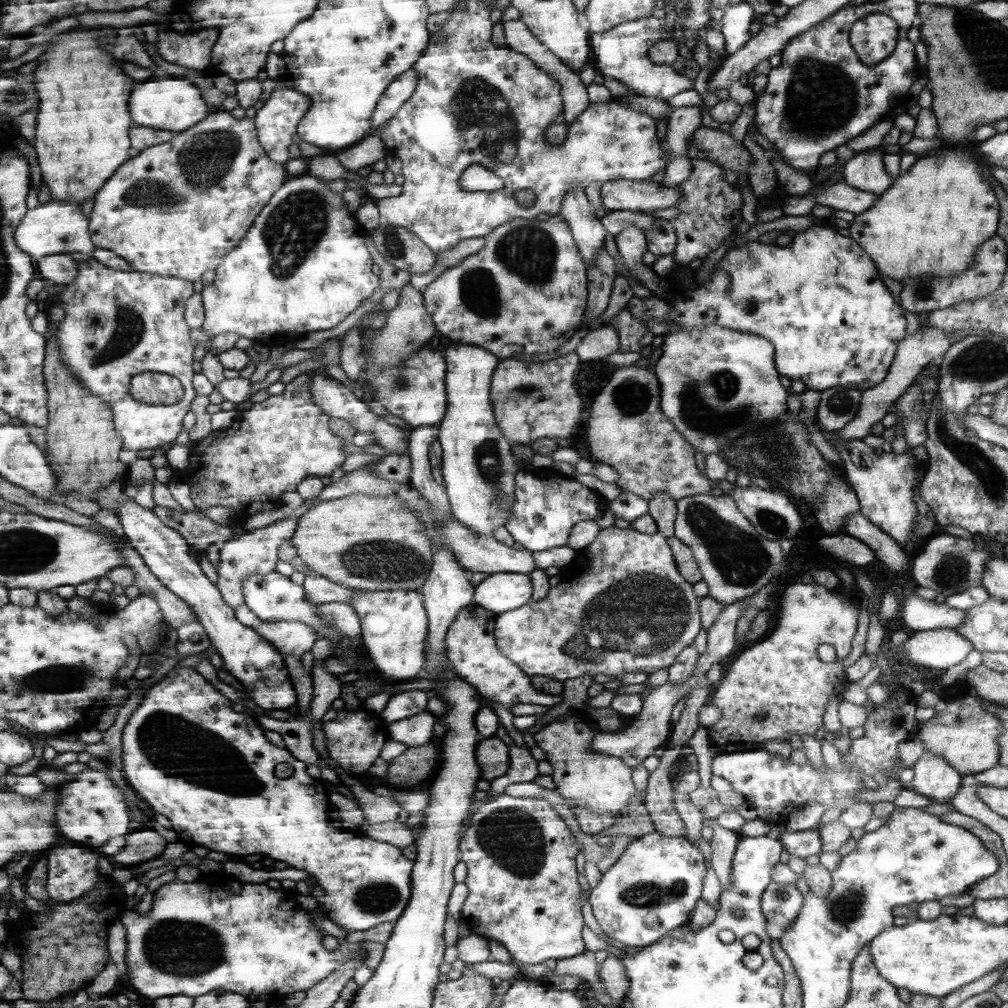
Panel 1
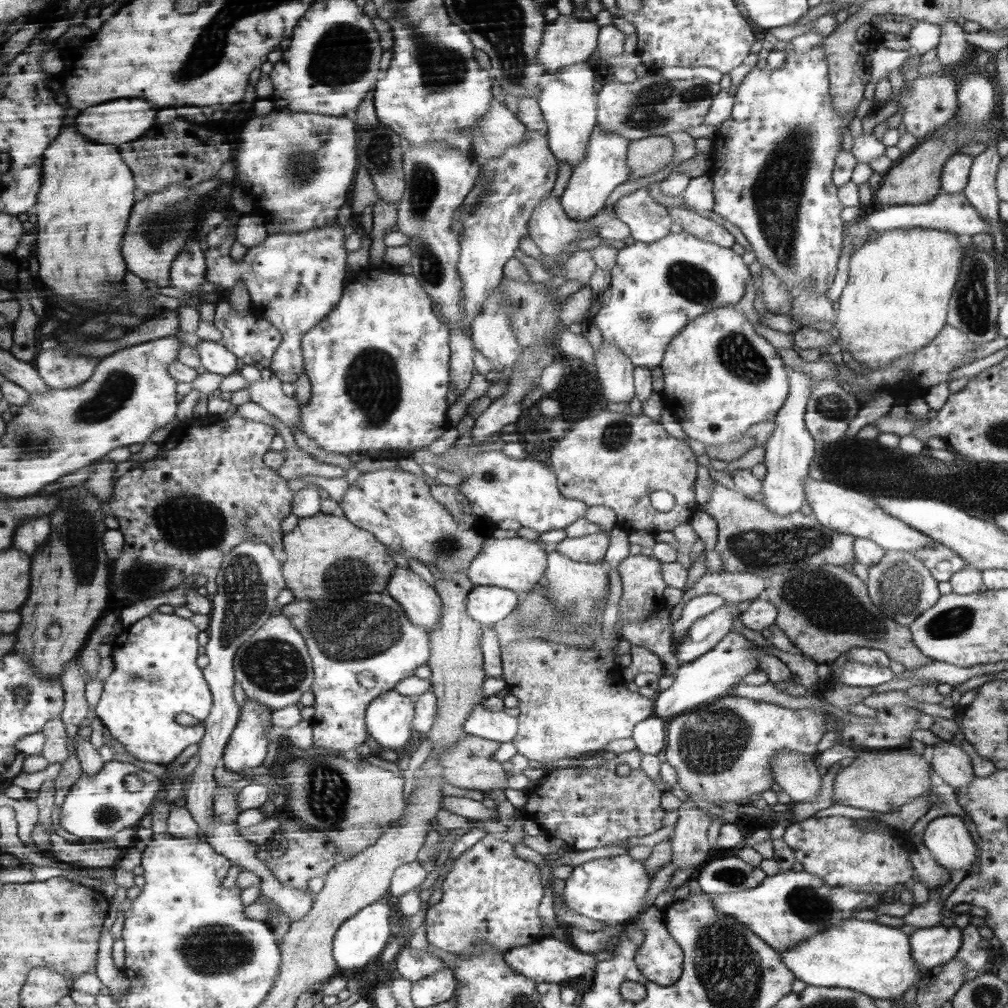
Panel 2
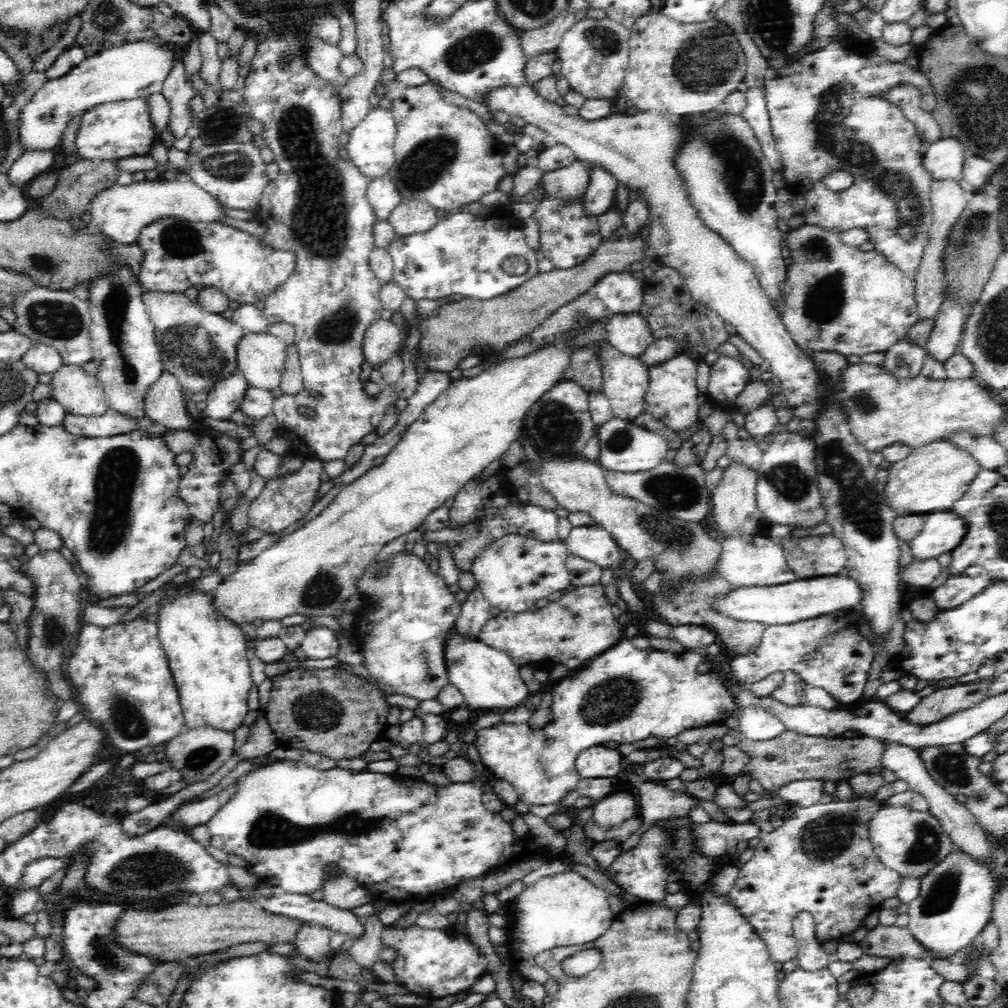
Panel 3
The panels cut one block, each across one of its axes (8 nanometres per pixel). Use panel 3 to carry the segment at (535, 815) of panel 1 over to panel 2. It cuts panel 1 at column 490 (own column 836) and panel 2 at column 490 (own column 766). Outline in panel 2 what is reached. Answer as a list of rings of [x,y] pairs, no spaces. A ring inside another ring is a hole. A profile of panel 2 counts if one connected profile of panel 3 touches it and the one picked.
[[[486,833],[473,847],[454,859],[452,870],[442,882],[443,894],[440,901],[428,907],[425,916],[428,924],[427,940],[430,944],[456,955],[479,952],[483,944],[491,944],[493,948],[505,953],[511,948],[526,946],[542,938],[555,938],[568,943],[569,929],[561,928],[561,921],[558,918],[551,924],[550,933],[544,934],[544,921],[538,911],[544,889],[540,868],[536,864],[518,858],[514,854],[514,846],[502,840],[501,836]]]

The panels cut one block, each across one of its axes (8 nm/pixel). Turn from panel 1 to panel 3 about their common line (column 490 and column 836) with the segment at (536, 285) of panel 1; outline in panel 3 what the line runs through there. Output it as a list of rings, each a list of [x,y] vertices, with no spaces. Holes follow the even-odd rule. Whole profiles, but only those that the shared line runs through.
[[[805,224],[784,235],[785,255],[792,259],[786,276],[786,294],[782,305],[782,324],[792,340],[806,349],[829,349],[844,356],[862,356],[870,352],[884,352],[907,335],[918,321],[919,312],[915,301],[916,284],[909,273],[898,270],[886,256],[872,250],[864,252],[859,247],[842,243],[839,234],[822,227]]]

